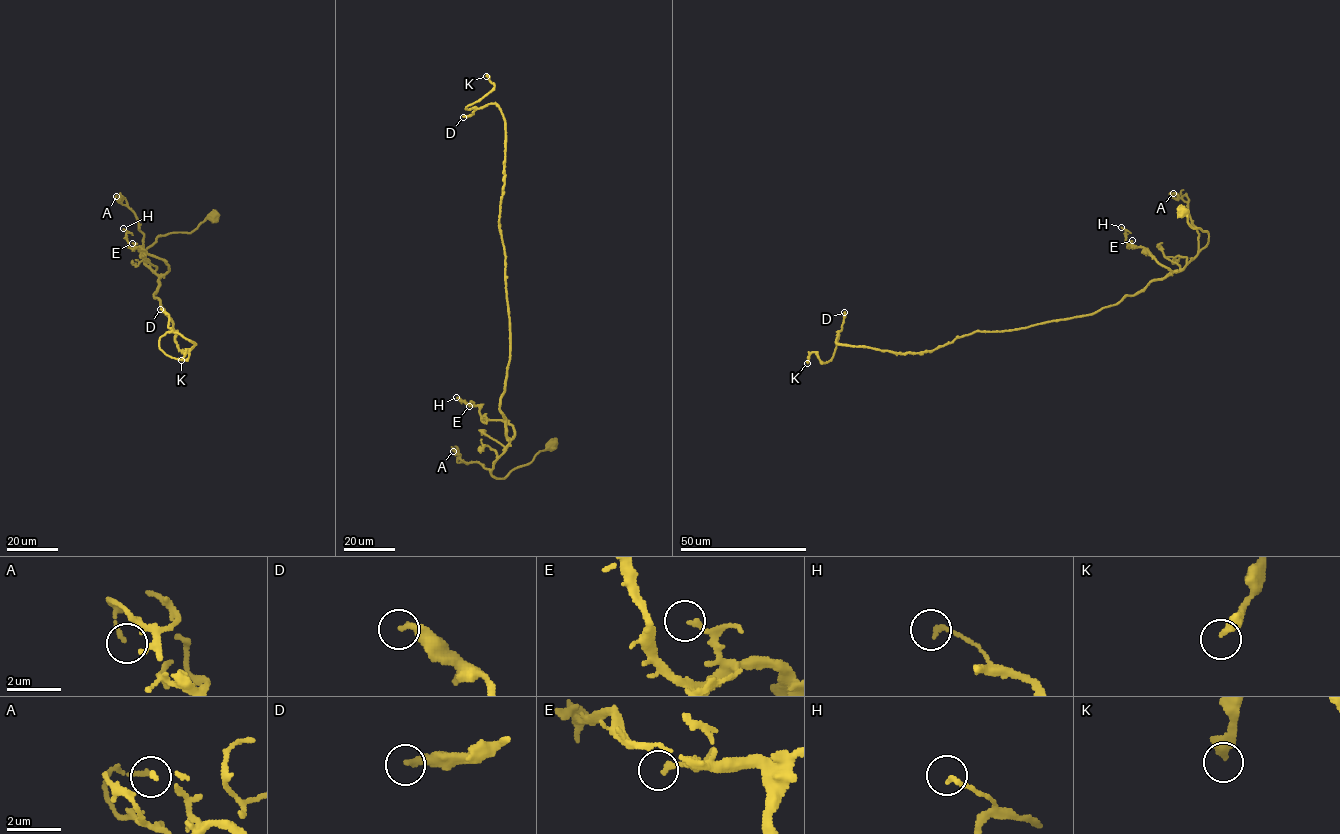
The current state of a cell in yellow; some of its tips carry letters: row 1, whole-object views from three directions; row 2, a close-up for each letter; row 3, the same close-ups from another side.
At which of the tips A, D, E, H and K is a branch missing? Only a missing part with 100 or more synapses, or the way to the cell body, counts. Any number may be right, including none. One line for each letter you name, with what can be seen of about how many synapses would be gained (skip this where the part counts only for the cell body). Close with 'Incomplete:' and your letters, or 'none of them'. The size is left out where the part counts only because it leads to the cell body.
D: Roughly 140 synapses
K: Roughly 160 synapses
Incomplete: D, K

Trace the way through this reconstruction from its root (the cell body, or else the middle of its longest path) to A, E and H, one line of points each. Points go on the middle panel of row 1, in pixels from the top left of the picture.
A: (553, 444), (503, 478), (494, 478), (491, 470), (477, 462), (464, 461), (451, 447), (453, 451)
E: (553, 444), (505, 478), (495, 478), (491, 470), (514, 427), (484, 419), (479, 406), (469, 406)
H: (553, 444), (505, 478), (495, 478), (491, 470), (514, 427), (484, 419), (477, 405), (456, 397)

